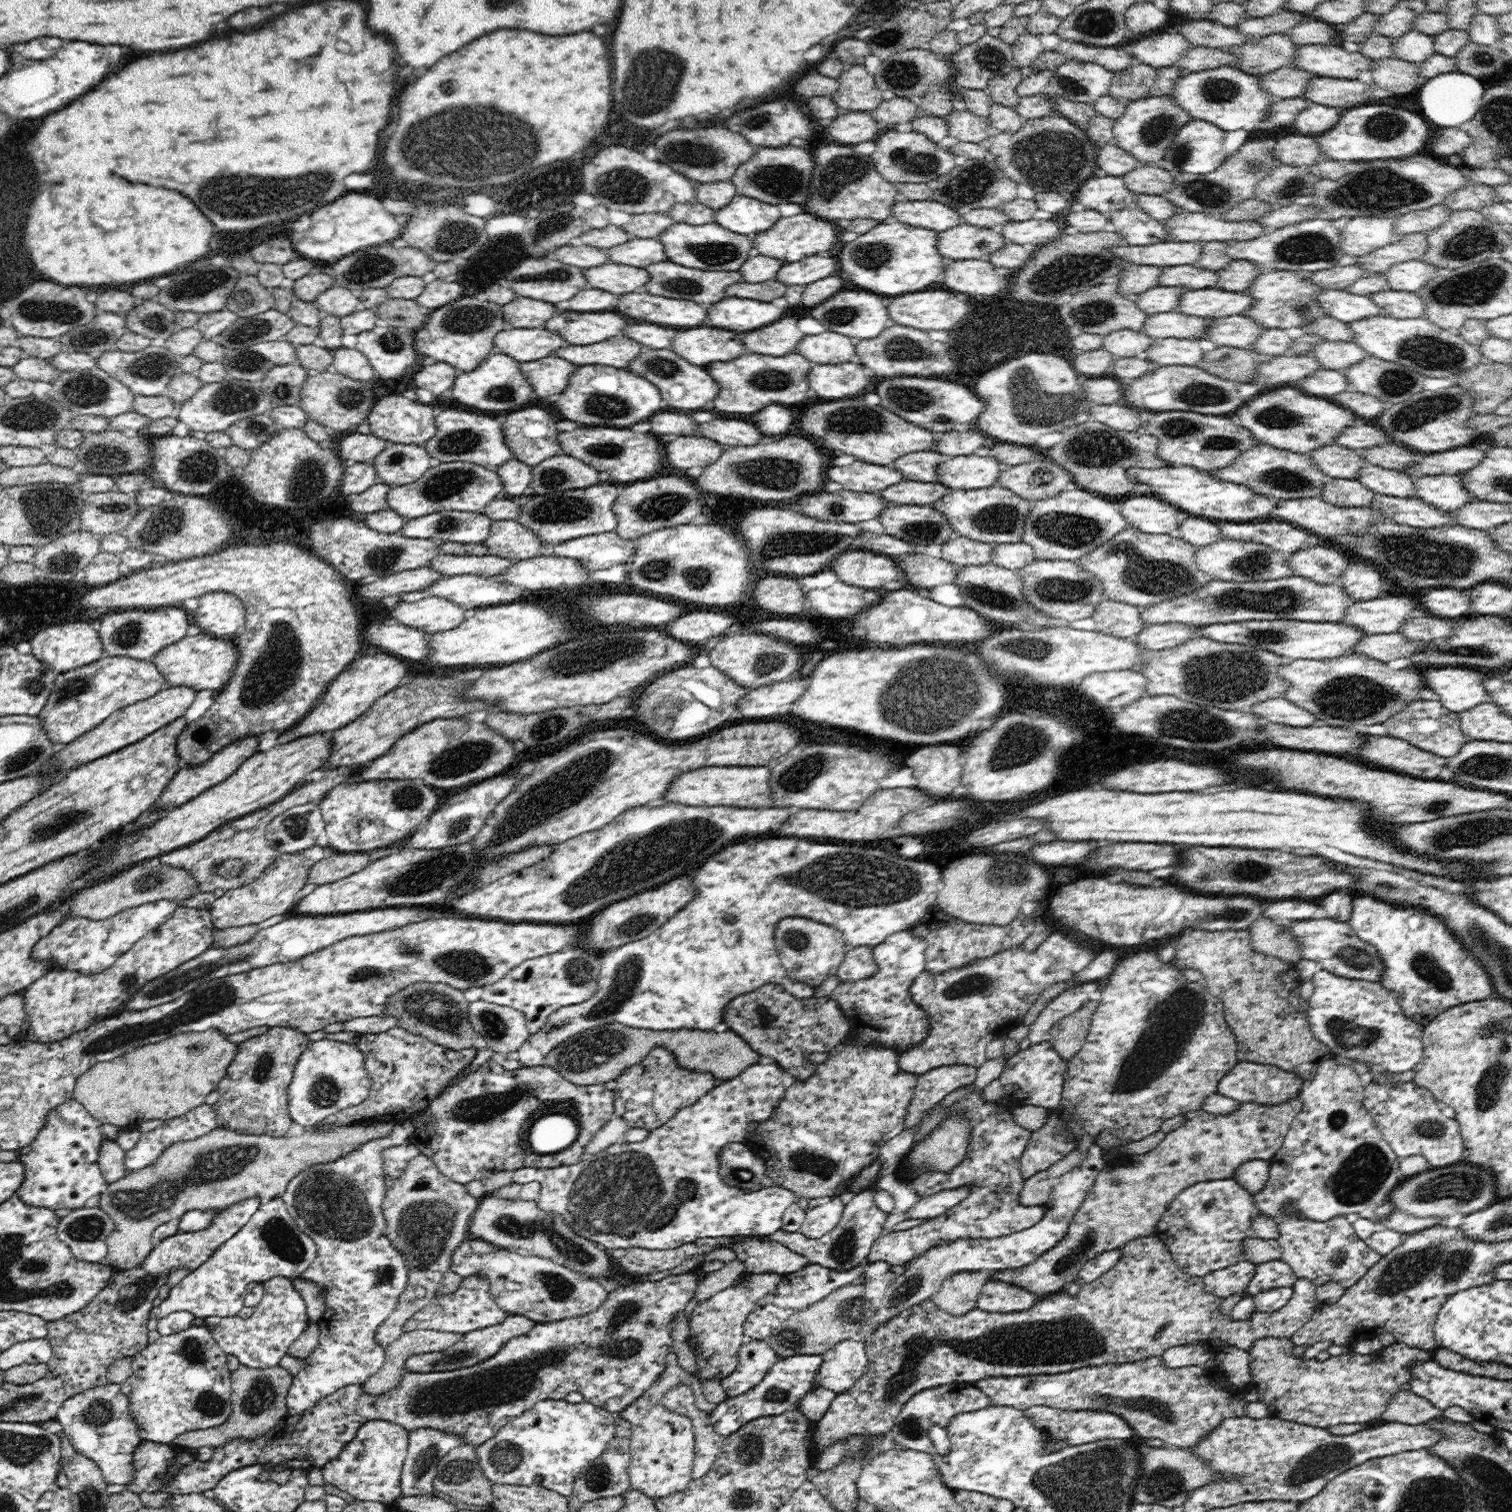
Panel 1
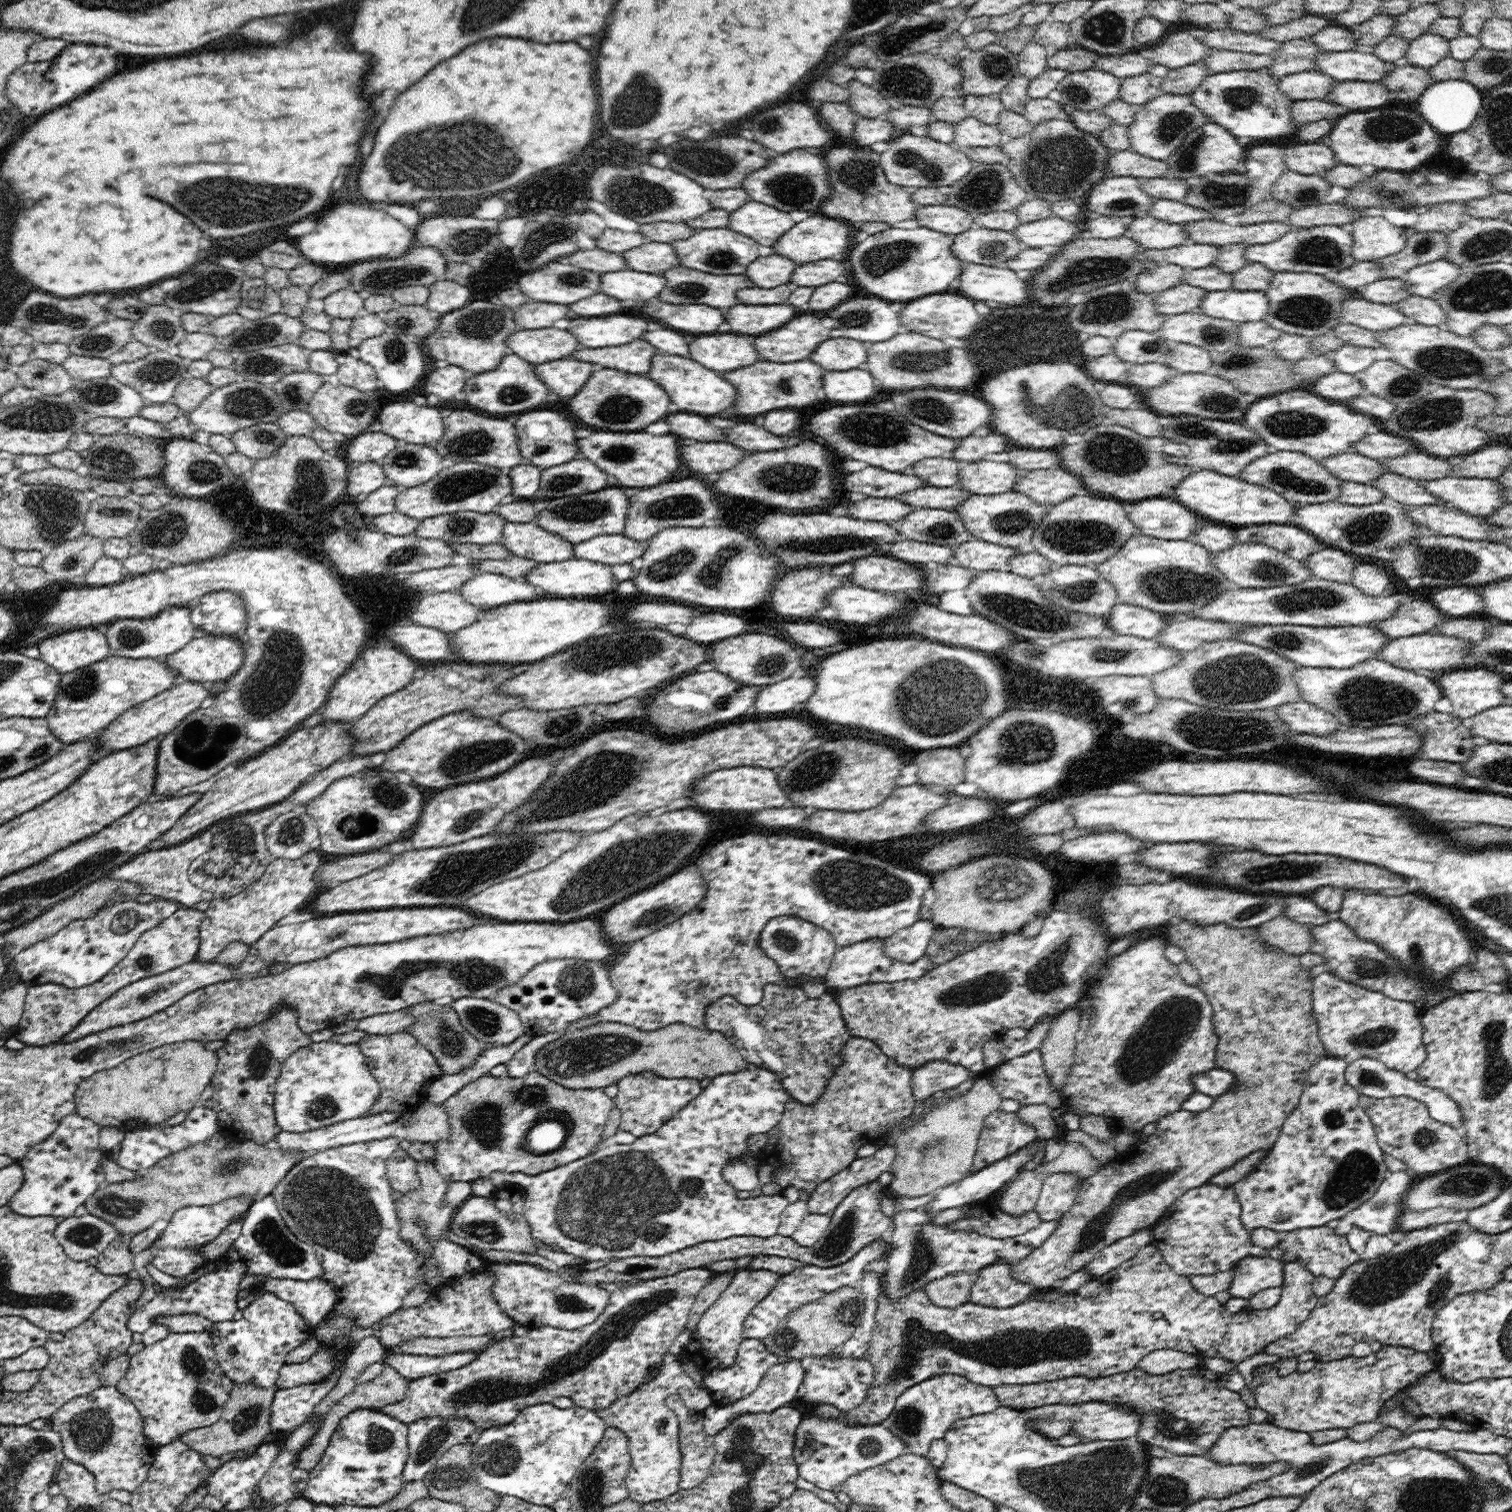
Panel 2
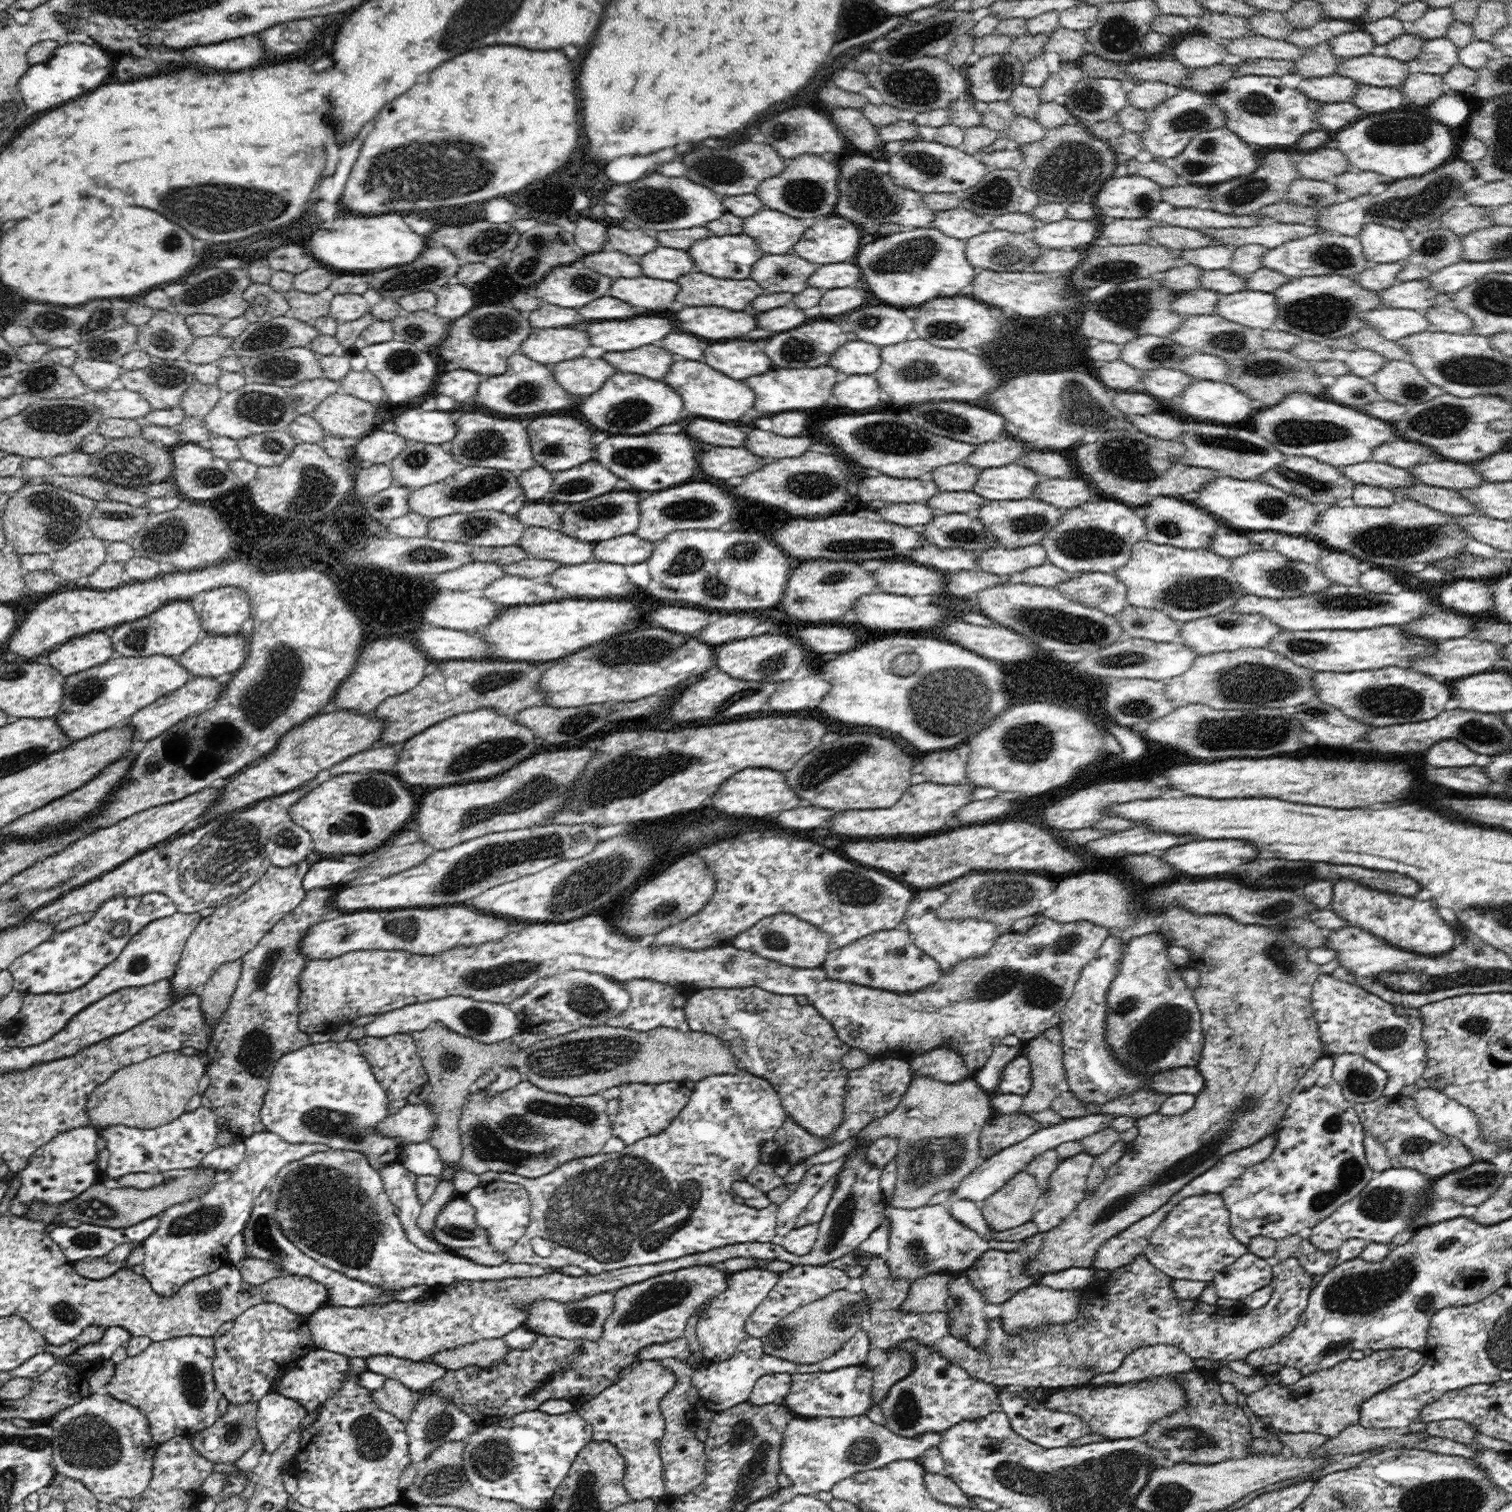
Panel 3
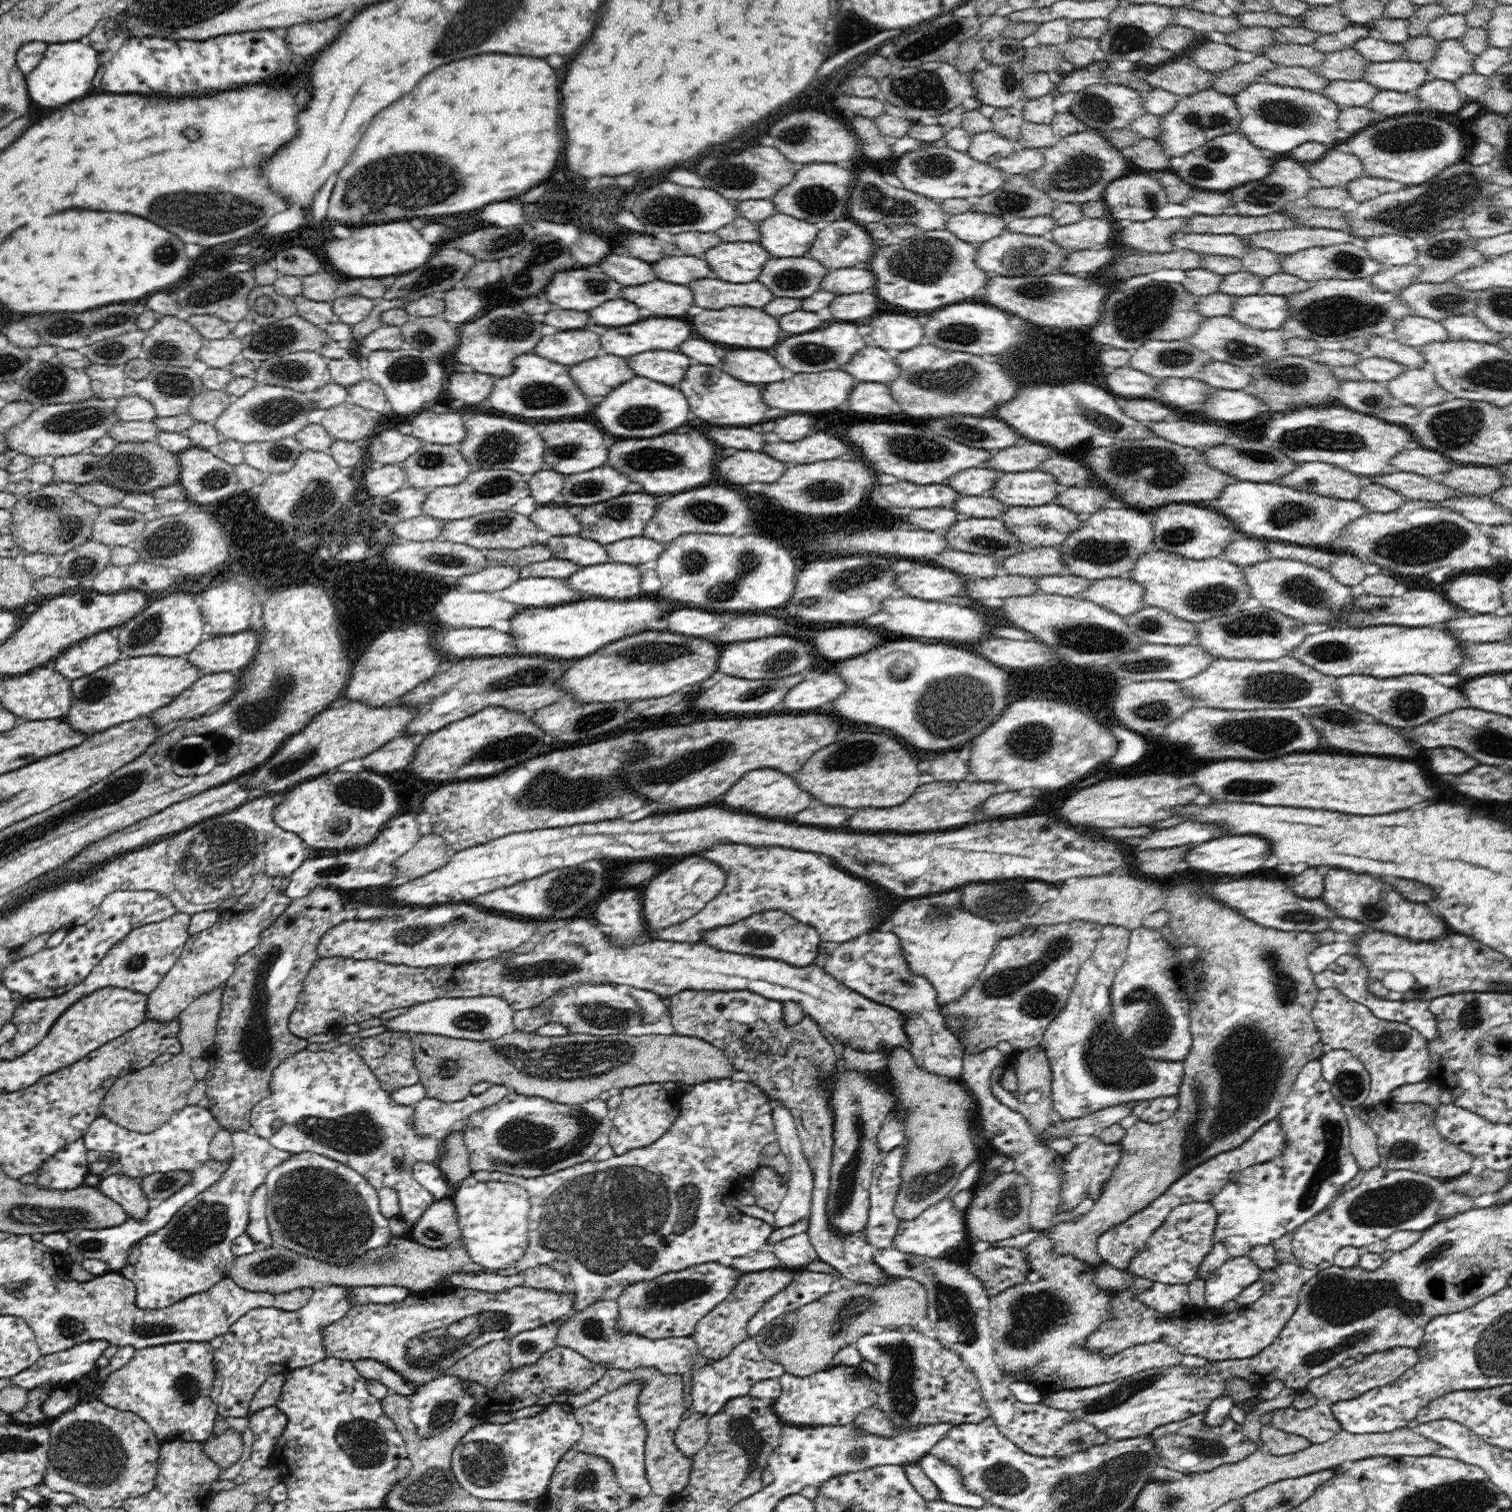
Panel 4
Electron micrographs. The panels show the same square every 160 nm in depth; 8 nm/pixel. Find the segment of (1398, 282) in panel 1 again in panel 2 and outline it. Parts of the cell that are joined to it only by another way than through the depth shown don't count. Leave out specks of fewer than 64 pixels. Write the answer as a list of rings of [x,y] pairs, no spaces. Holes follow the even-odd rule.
[[[1444,258],[1415,266],[1405,274],[1404,279],[1411,294],[1429,297],[1453,283],[1463,271],[1460,265]]]

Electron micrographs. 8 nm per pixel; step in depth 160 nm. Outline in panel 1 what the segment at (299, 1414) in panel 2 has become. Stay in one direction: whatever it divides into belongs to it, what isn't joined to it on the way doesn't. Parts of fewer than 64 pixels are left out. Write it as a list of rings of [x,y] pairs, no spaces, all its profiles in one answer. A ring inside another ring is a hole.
[[[409,1122],[394,1125],[388,1136],[374,1138],[359,1147],[356,1146],[354,1150],[332,1162],[308,1166],[288,1182],[286,1190],[280,1196],[296,1225],[315,1242],[316,1260],[301,1277],[325,1288],[326,1303],[320,1323],[324,1332],[319,1336],[316,1350],[305,1358],[305,1367],[292,1379],[290,1390],[286,1394],[286,1416],[302,1414],[343,1386],[362,1385],[382,1368],[386,1360],[384,1350],[374,1341],[374,1334],[399,1304],[399,1296],[405,1291],[409,1279],[409,1268],[404,1256],[385,1233],[383,1200],[386,1194],[386,1174],[383,1150],[410,1145],[413,1133]]]

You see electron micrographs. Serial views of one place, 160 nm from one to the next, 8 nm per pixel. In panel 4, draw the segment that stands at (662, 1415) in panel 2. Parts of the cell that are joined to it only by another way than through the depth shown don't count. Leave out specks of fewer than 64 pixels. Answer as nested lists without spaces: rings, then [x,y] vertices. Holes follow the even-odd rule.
[[[630,1383],[605,1394],[573,1413],[582,1429],[582,1436],[572,1448],[583,1454],[606,1460],[612,1467],[617,1484],[634,1498],[651,1495],[644,1469],[644,1438],[646,1427],[636,1411],[640,1383]]]

